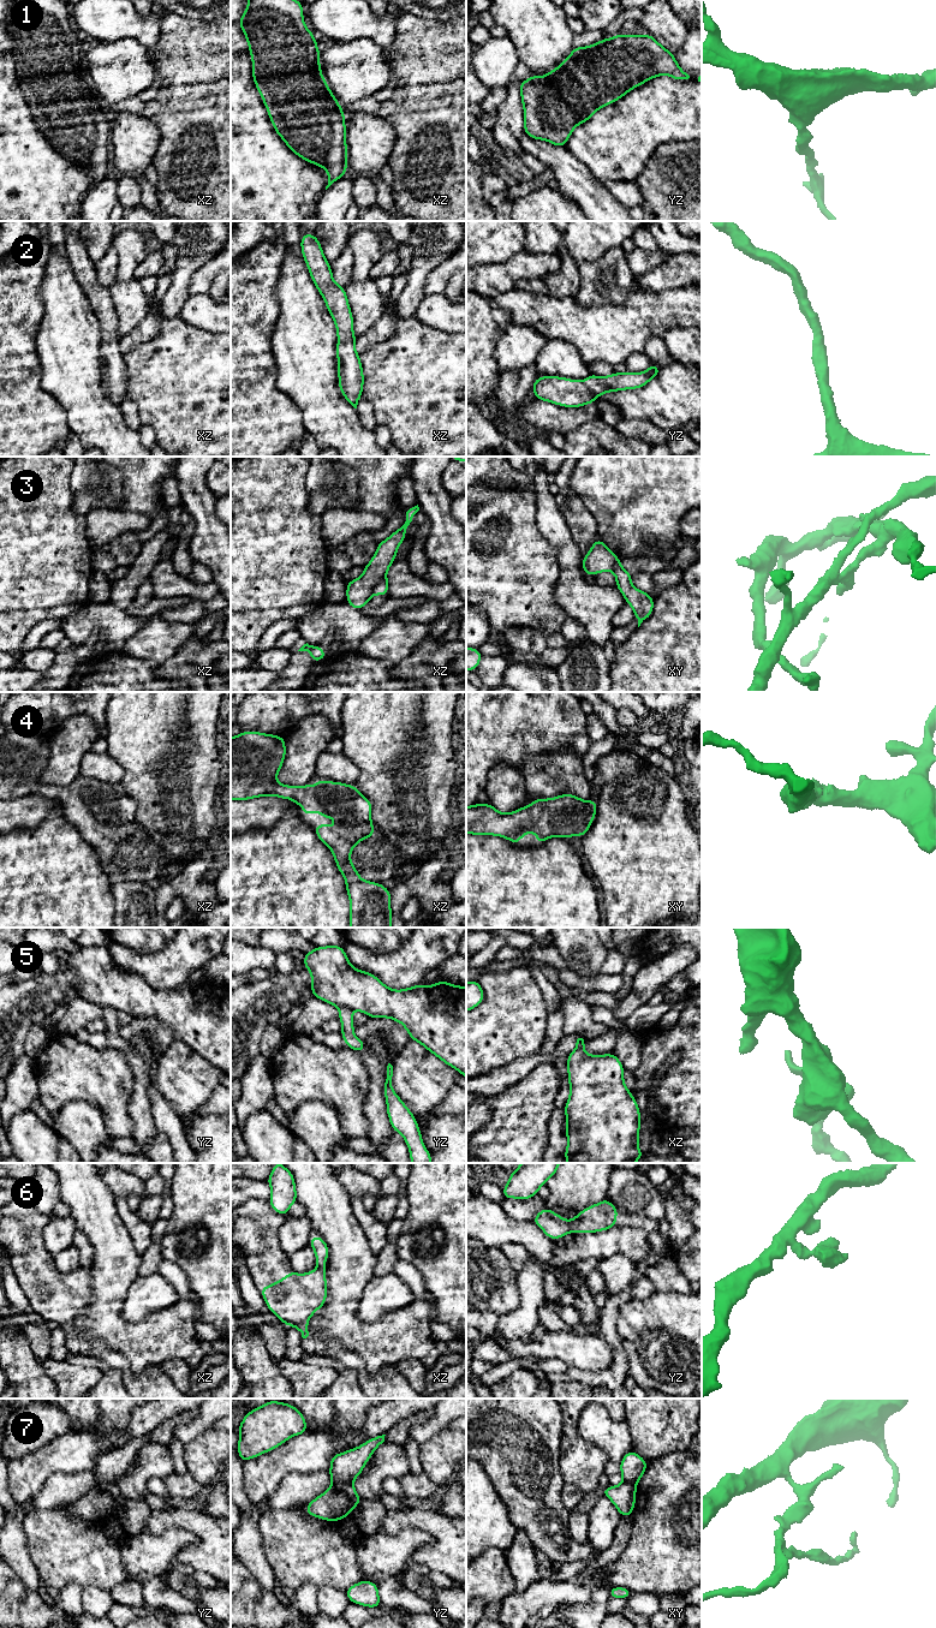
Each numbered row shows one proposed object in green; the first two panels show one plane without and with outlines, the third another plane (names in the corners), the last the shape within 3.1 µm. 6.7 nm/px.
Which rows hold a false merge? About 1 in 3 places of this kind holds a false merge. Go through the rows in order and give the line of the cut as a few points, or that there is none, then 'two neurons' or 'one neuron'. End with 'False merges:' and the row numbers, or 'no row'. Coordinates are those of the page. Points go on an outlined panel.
1: no cut; one neuron
2: no cut; one neuron
3: cut in xz along (385, 577), (377, 583), (373, 592); two neurons
4: no cut; one neuron
5: cut in yz along (339, 1006), (346, 1006), (350, 1009); two neurons
6: cut in yz along (567, 1222), (570, 1232); two neurons
7: cut in yz along (332, 1482), (351, 1483); two neurons
False merges: 3, 5, 6, 7

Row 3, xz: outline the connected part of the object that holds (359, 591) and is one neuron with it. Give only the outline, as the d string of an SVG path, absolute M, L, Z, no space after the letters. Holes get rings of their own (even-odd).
M418 505L410 508L406 512L405 523L387 539L377 544L376 553L364 567L363 574L358 579L347 582L346 603L352 608L360 610L369 603L375 586L386 578L392 562L395 560L397 550L406 537L405 530L413 524L412 518L418 511Z

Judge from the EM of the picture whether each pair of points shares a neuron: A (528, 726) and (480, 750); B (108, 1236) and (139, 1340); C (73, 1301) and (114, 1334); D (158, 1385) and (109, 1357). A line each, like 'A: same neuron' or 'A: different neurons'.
A: same neuron
B: same neuron
C: different neurons
D: same neuron

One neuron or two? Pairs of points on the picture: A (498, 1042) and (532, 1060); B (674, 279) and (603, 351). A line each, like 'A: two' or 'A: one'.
A: two
B: two

